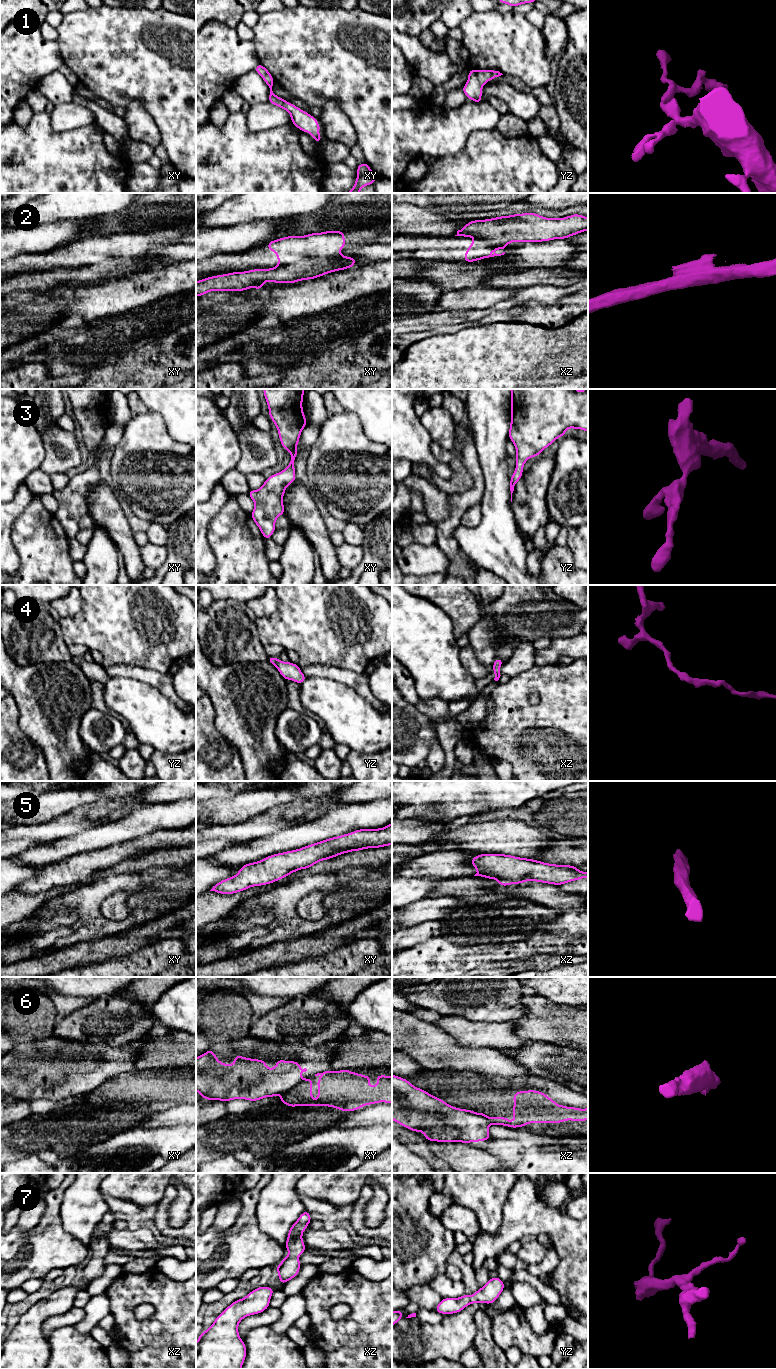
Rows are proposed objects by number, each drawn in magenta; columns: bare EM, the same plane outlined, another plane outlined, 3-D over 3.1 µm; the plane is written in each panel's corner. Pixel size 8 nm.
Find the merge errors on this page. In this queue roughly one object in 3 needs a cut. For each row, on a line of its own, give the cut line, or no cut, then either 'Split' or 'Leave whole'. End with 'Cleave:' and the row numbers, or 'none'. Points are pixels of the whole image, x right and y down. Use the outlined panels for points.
1: No split. Leave whole
2: Split along xy (339, 255), (329, 259), (303, 258), (296, 262), (276, 267). Split
3: No split. Leave whole
4: No split. Leave whole
5: No split. Leave whole
6: Split along xy (304, 1080), (280, 1094). Split
7: No split. Leave whole
Cleave: 2, 6

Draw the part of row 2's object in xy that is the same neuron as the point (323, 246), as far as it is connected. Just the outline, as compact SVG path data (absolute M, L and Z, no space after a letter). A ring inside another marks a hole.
M324 231L321 233L310 233L304 236L286 236L267 243L268 251L275 251L279 263L276 267L291 265L303 259L316 258L318 260L330 260L341 255L339 251L345 248L345 231Z

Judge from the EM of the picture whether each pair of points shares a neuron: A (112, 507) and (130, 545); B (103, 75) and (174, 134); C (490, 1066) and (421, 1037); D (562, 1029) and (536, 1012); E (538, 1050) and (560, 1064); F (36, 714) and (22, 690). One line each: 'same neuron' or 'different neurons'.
A: same neuron
B: same neuron
C: same neuron
D: same neuron
E: same neuron
F: same neuron

